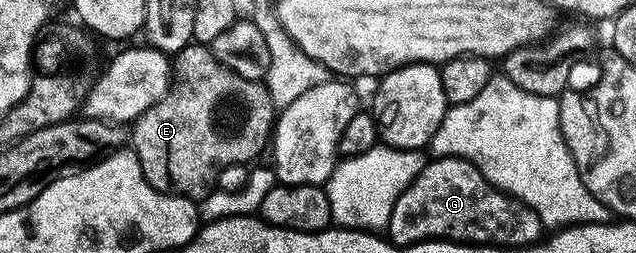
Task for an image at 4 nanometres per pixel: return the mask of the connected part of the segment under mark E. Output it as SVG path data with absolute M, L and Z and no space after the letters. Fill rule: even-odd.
M190 44L182 48L175 55L175 61L172 63L173 80L160 102L156 102L151 108L147 108L147 112L143 112L135 119L131 126L131 149L136 154L139 164L143 168L143 176L157 191L161 194L178 194L180 198L192 198L200 200L206 198L209 193L217 185L217 177L223 168L227 168L231 164L246 164L252 163L257 153L261 149L268 147L271 142L271 135L275 125L275 107L269 91L265 89L261 82L251 82L247 78L243 78L239 74L231 72L223 64L219 64L219 60L215 60L215 56L209 51L208 45L205 44Z

